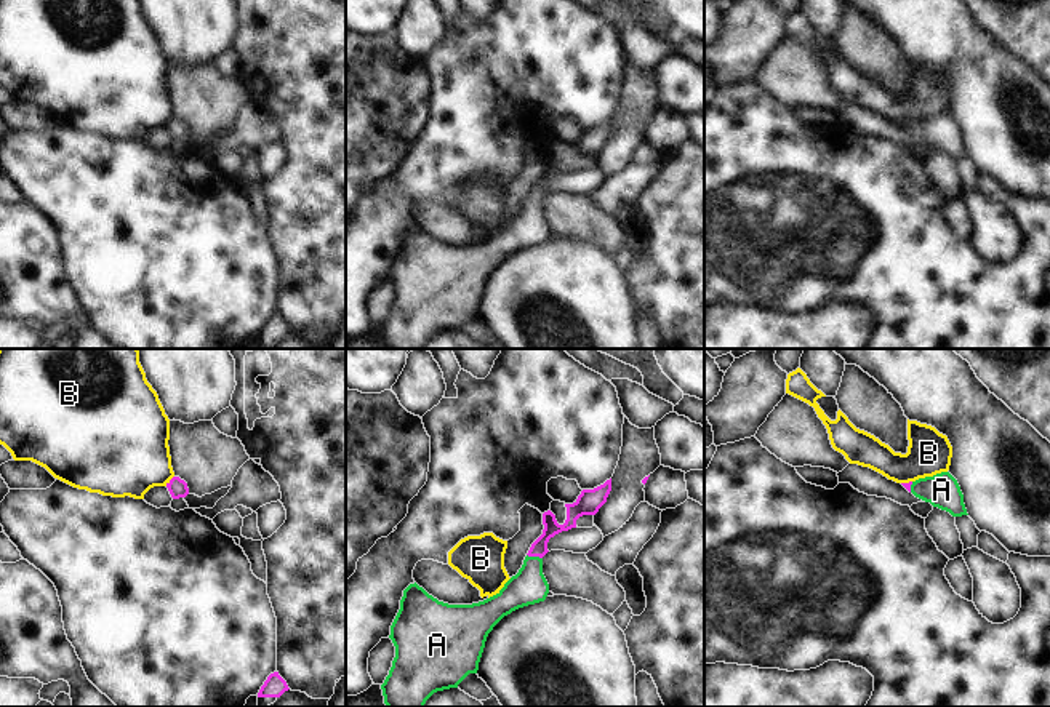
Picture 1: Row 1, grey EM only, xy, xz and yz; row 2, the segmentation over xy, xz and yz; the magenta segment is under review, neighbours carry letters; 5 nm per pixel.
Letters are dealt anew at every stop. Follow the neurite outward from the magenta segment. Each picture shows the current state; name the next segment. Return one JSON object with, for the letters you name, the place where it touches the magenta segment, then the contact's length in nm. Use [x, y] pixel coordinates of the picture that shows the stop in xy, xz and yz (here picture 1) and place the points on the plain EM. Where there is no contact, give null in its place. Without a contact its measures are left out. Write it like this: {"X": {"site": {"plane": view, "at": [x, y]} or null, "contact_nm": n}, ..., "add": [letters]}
{"A": {"site": {"plane": "xz", "at": [535, 197]}, "contact_nm": 80}, "add": ["A"]}

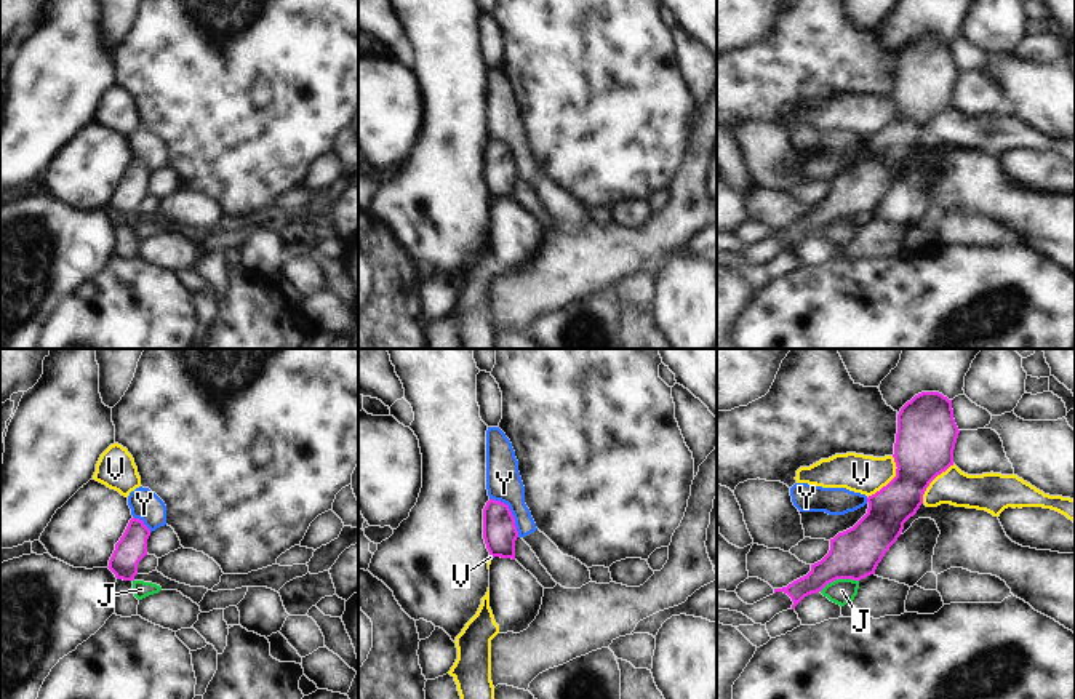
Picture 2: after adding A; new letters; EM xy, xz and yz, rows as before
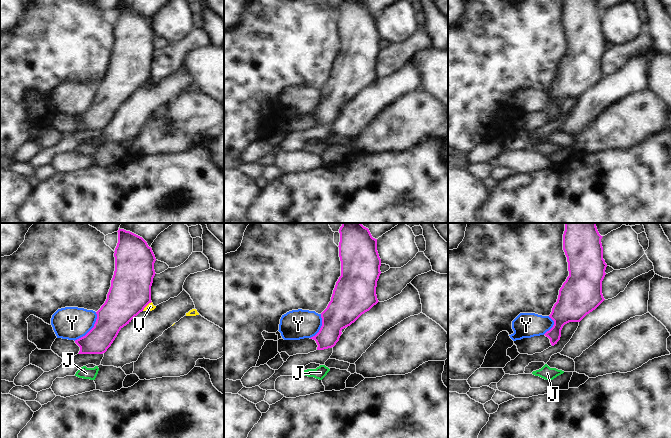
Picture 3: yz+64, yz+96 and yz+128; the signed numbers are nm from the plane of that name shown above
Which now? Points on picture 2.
{"add": []}

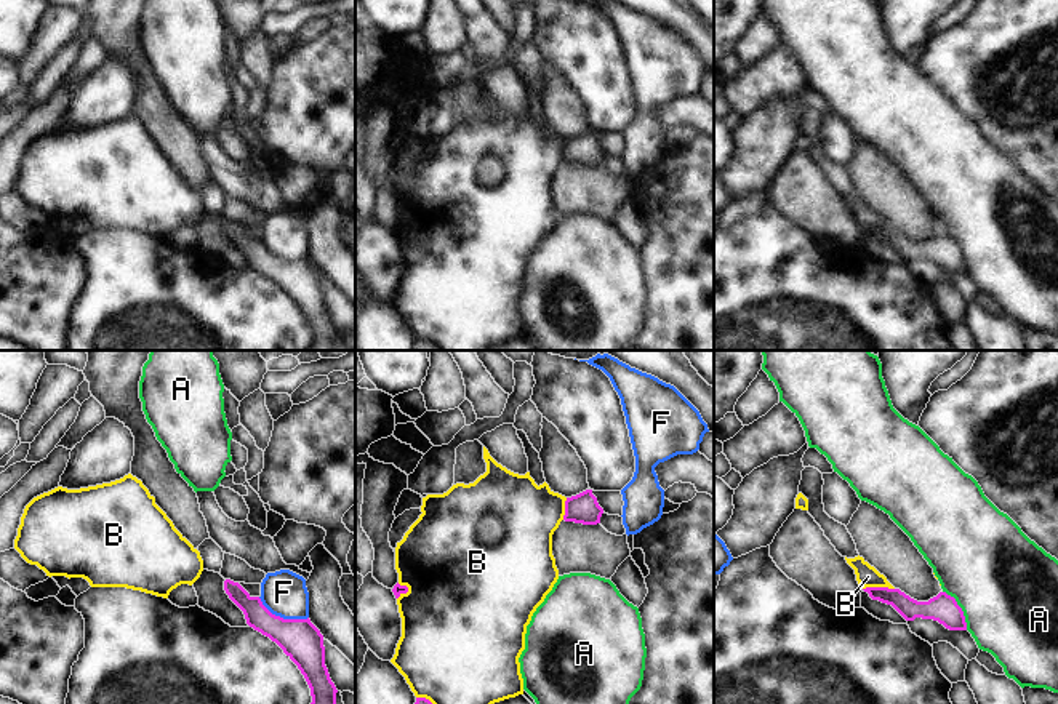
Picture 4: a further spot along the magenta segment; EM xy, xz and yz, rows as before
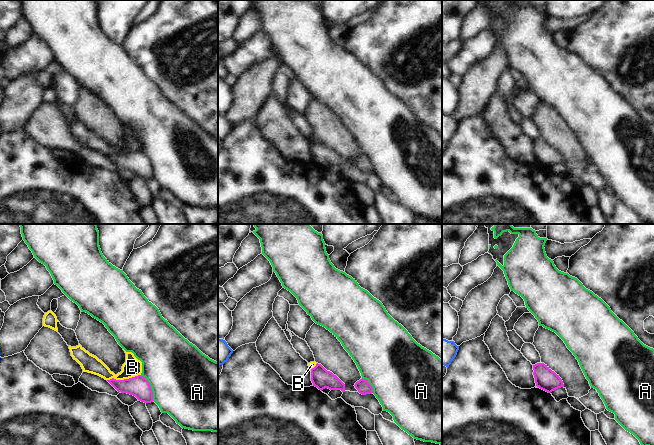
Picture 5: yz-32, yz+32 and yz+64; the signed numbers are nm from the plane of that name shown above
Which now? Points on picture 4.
{"add": []}

